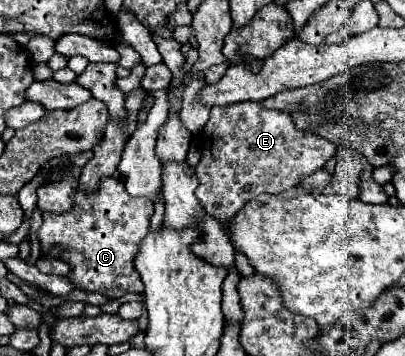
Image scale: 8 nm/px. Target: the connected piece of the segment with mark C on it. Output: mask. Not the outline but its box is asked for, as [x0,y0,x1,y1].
[39,177,151,299]

